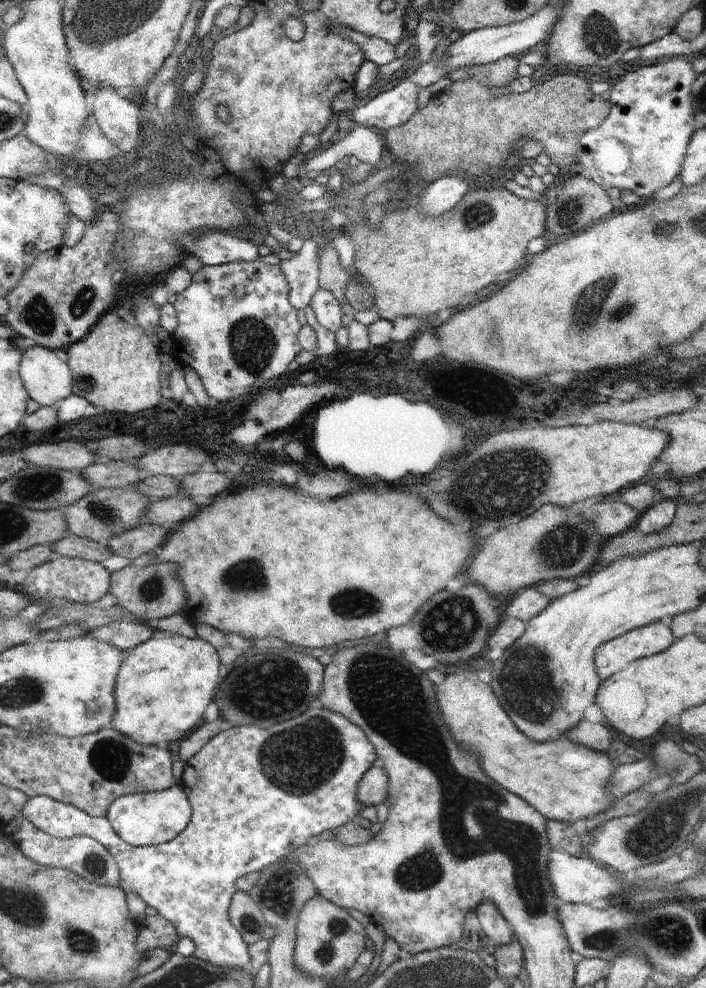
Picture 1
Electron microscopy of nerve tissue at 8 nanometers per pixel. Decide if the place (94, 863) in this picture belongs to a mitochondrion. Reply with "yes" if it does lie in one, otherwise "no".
yes

